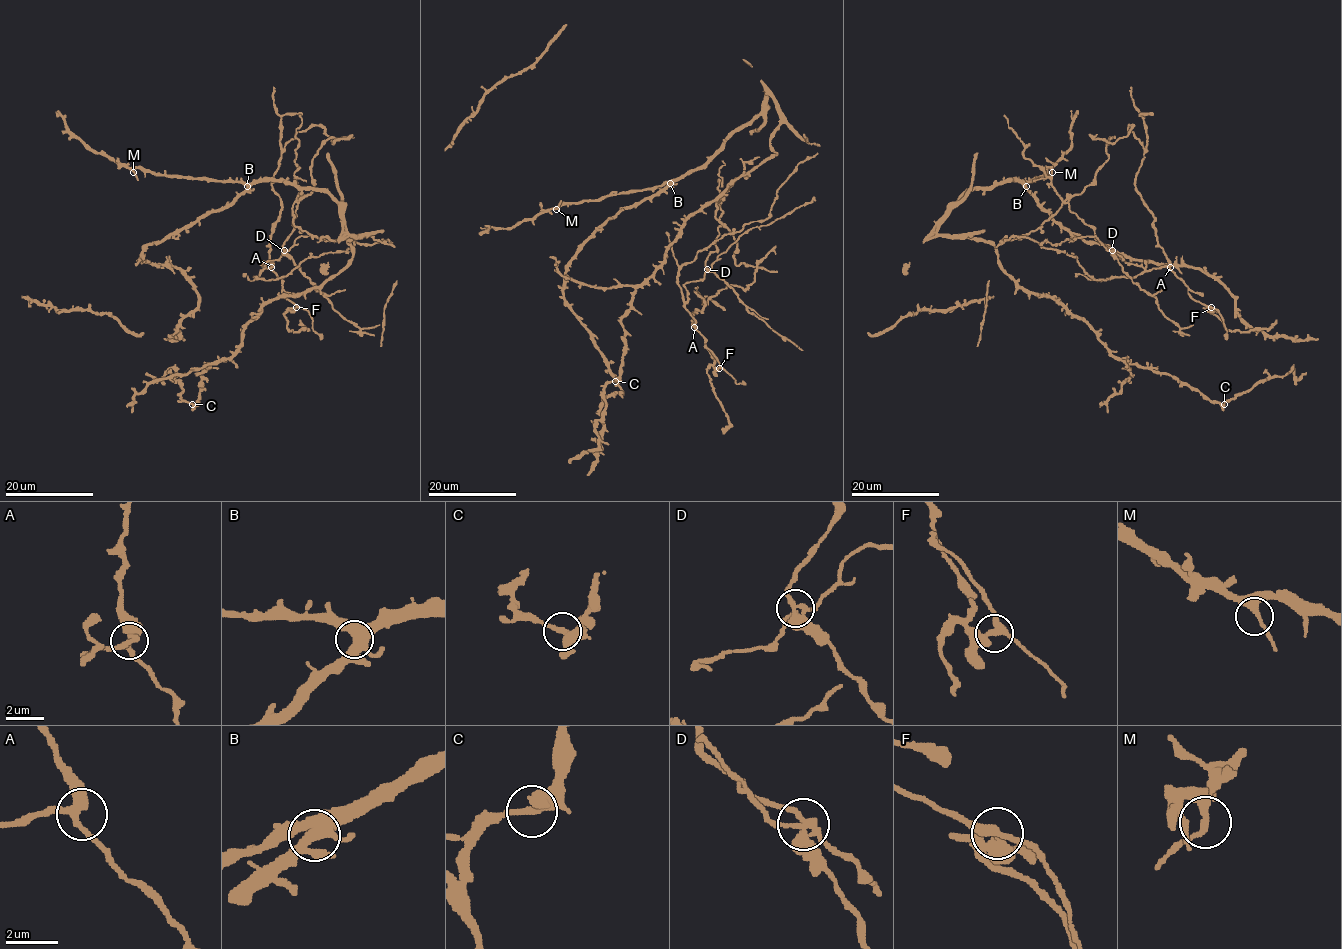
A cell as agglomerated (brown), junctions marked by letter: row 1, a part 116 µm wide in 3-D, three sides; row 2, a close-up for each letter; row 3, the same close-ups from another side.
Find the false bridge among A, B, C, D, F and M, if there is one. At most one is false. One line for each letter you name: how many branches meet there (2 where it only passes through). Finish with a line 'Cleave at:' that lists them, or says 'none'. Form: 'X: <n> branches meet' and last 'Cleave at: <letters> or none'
D: 4 branches meet
Cleave at: D

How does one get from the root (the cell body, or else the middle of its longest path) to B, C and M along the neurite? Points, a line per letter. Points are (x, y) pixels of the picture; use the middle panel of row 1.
B: (777, 102), (771, 93), (766, 105), (750, 122), (742, 124), (704, 164), (670, 183)
C: (777, 102), (780, 125), (770, 141), (775, 154), (700, 208), (636, 289), (620, 321), (625, 355), (615, 381)
M: (777, 102), (771, 93), (766, 105), (704, 164), (672, 180), (594, 200), (566, 202), (556, 209)

